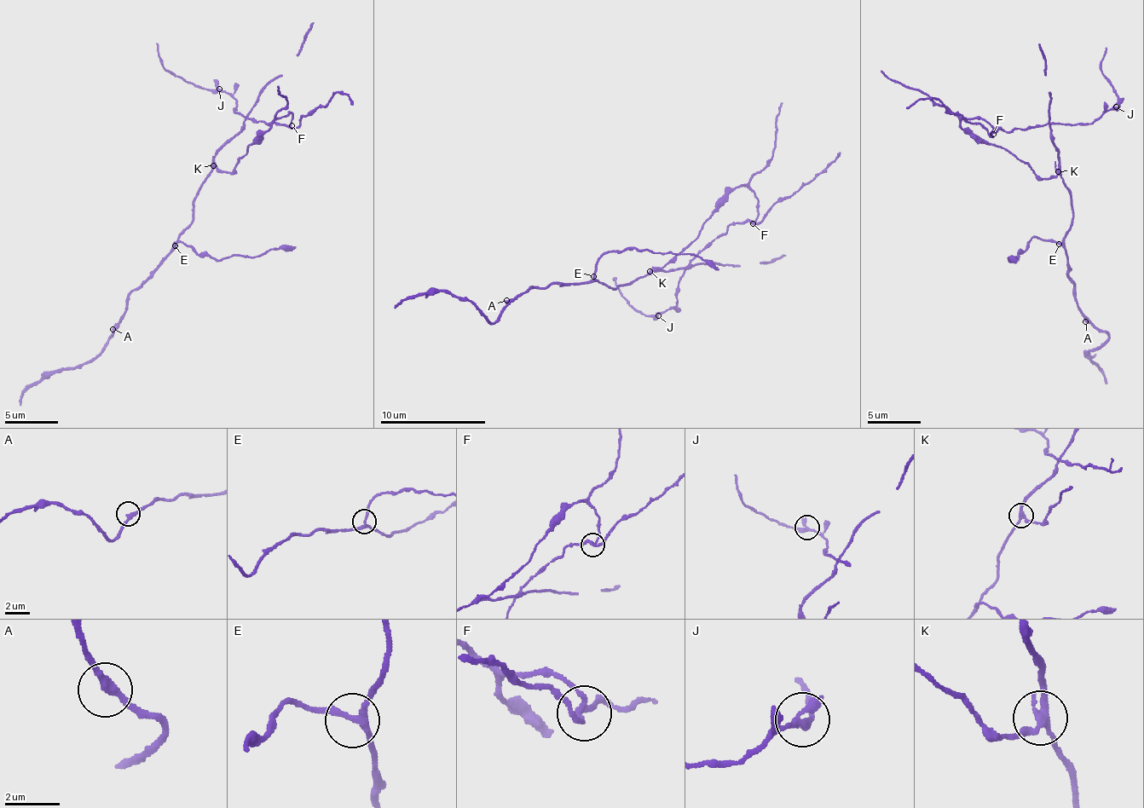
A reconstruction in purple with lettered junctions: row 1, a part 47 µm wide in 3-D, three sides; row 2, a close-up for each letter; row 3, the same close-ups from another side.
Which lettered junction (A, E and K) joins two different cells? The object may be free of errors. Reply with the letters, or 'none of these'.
K

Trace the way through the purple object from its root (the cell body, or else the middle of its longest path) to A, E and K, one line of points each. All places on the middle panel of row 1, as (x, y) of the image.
A: (618, 287), (615, 291), (598, 279), (559, 285), (557, 284), (529, 290), (506, 300)
E: (618, 287), (615, 291), (610, 289), (593, 276)
K: (618, 287), (642, 277), (650, 270)

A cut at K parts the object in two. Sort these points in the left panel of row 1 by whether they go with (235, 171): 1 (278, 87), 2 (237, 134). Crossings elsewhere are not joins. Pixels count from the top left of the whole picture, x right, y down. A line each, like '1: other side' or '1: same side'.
1: same side
2: other side

